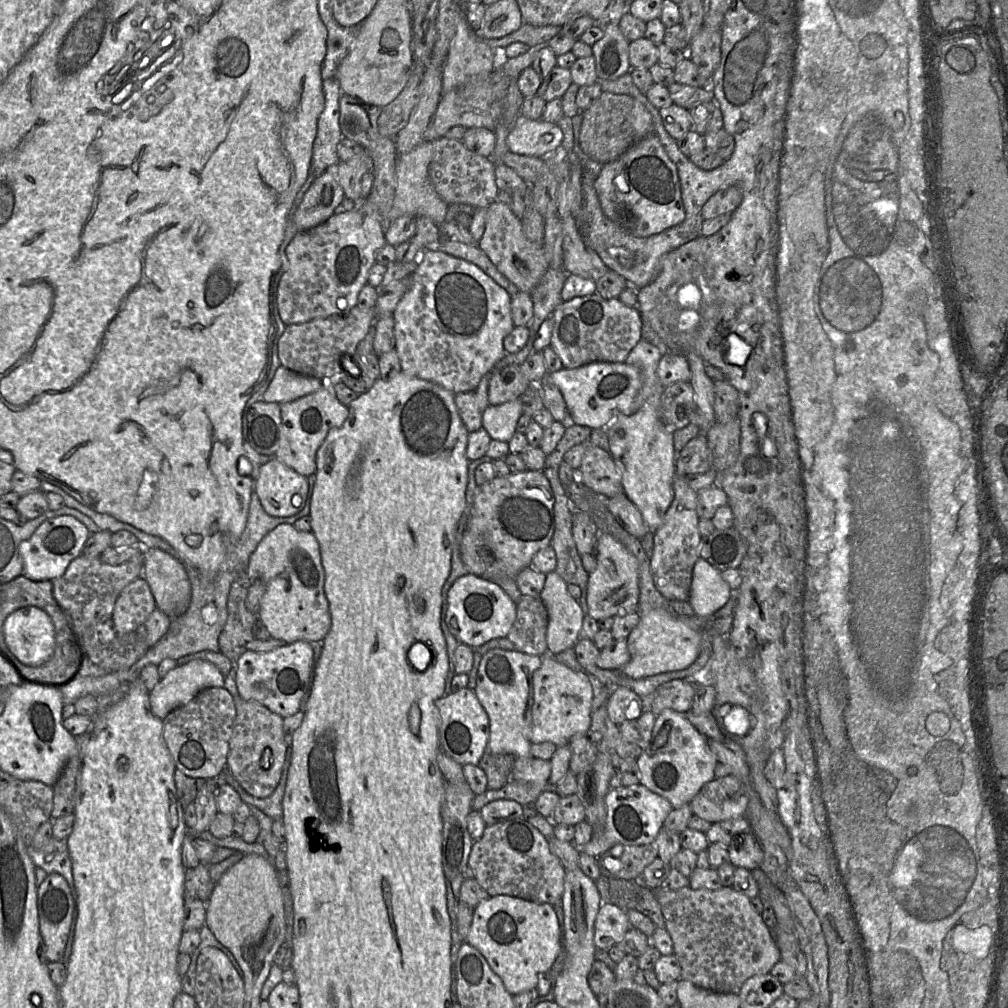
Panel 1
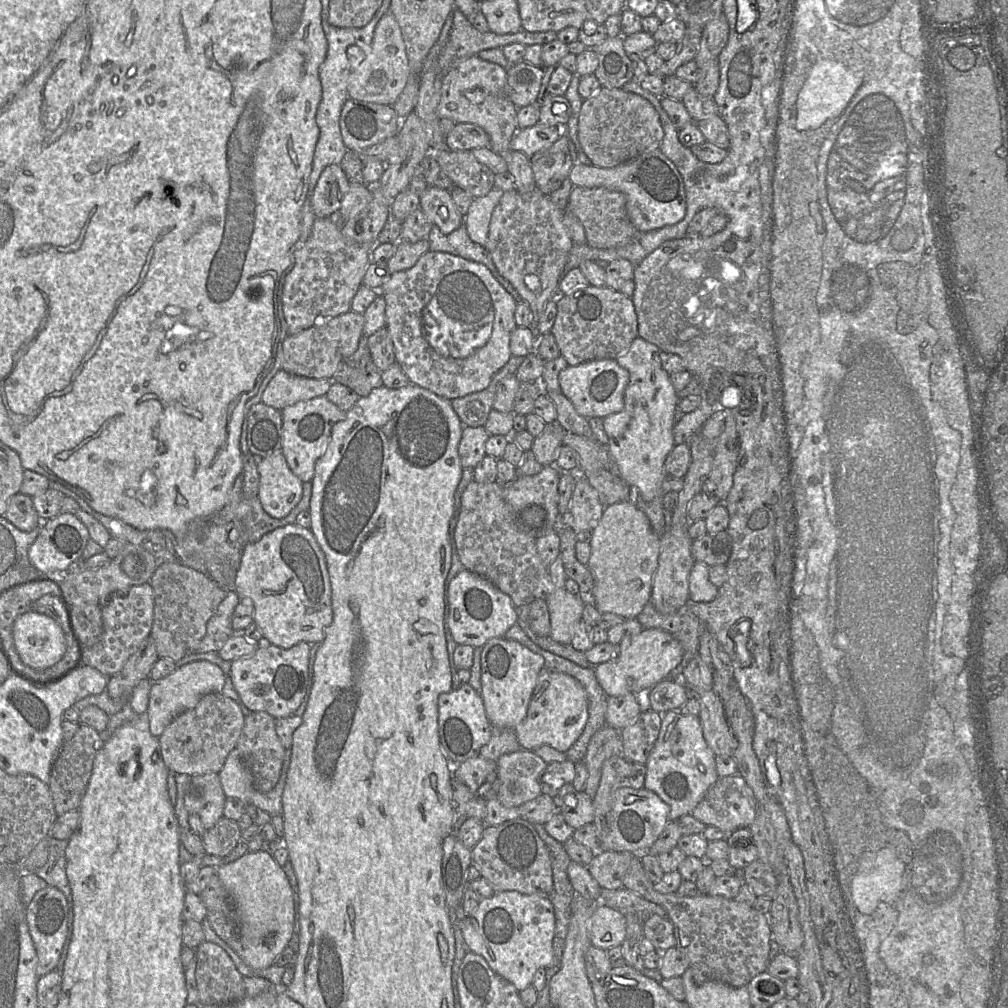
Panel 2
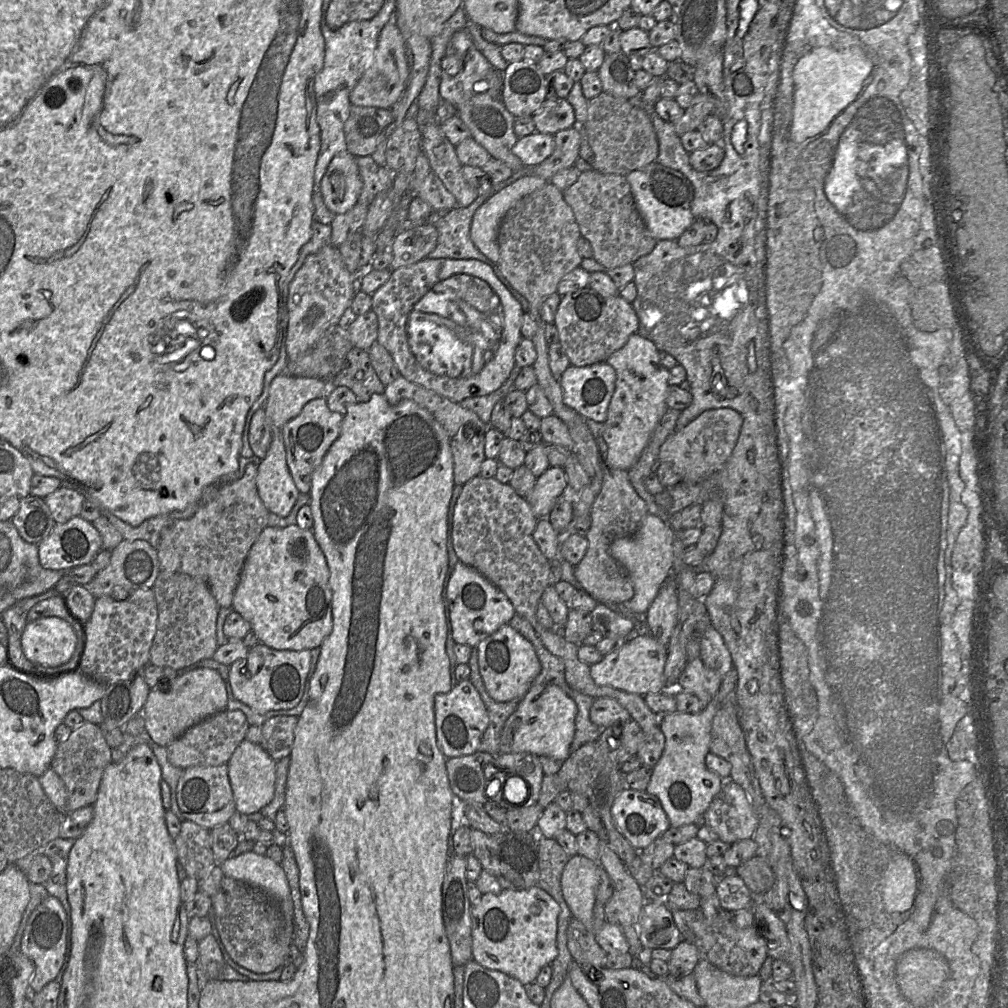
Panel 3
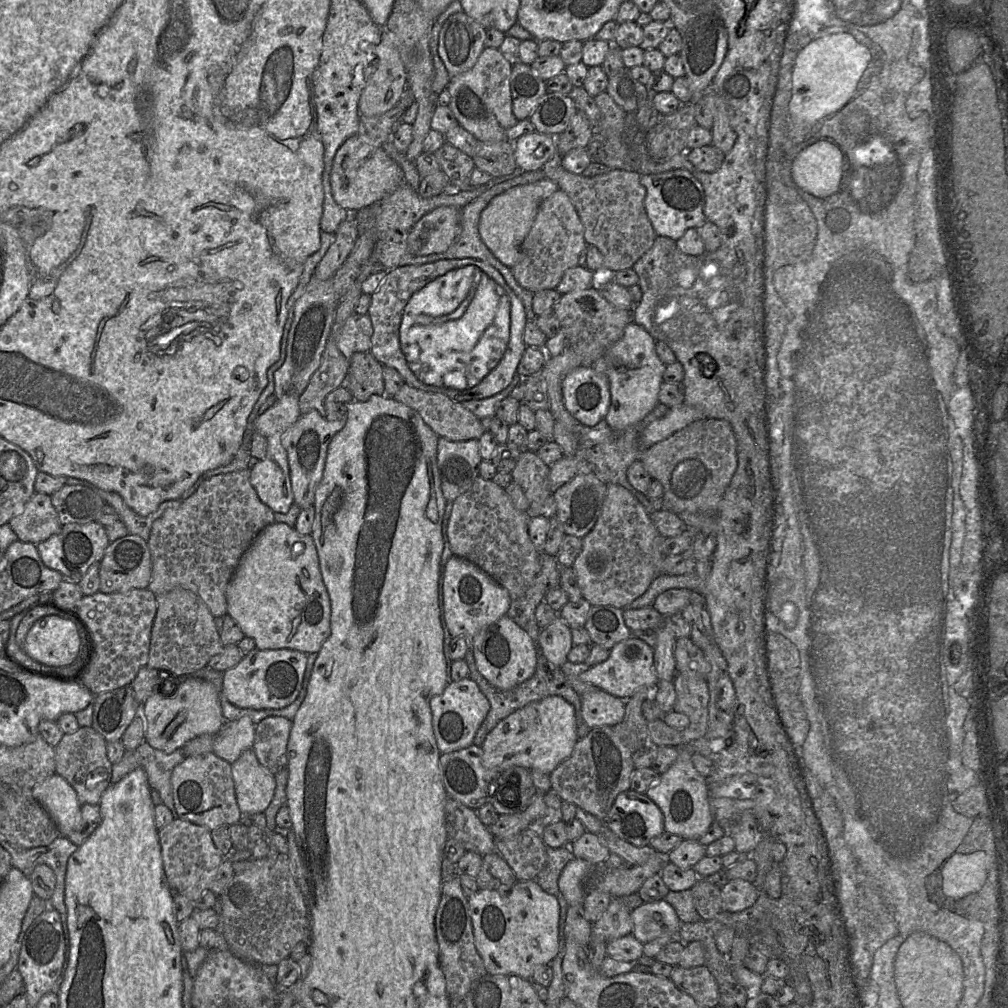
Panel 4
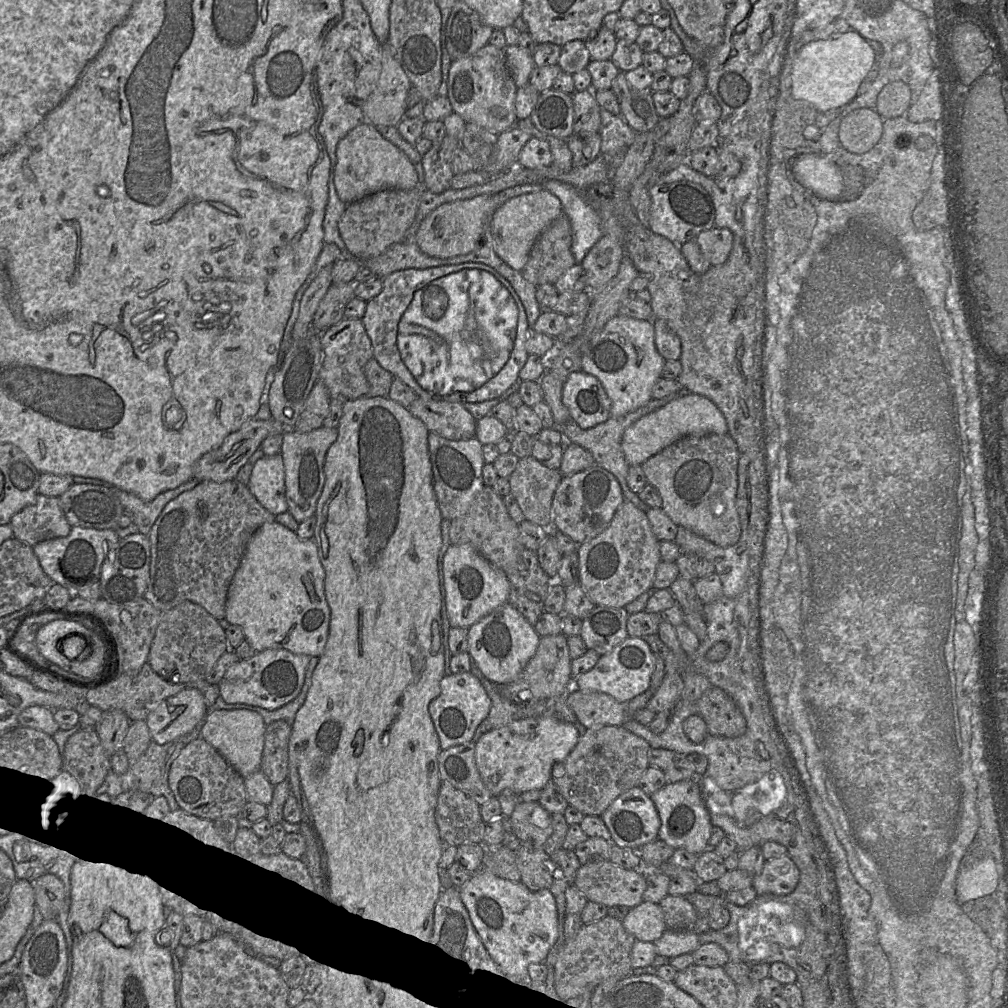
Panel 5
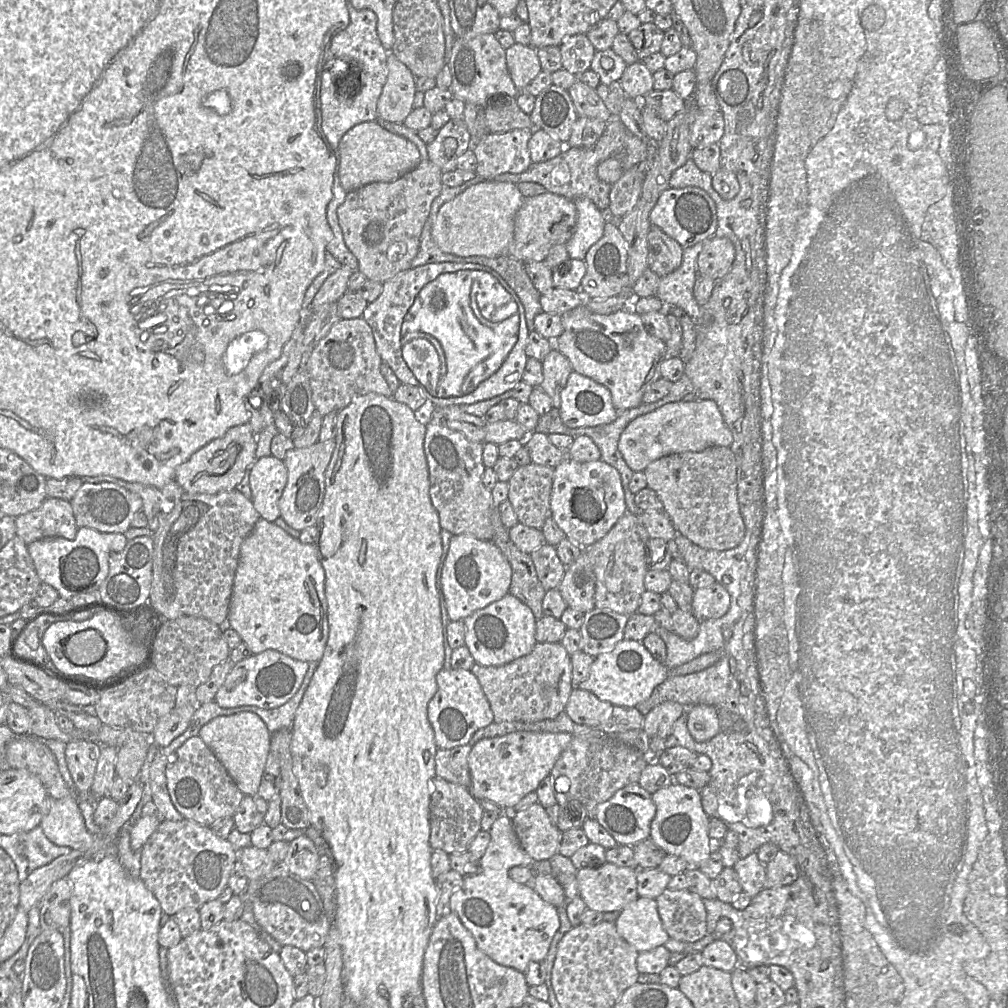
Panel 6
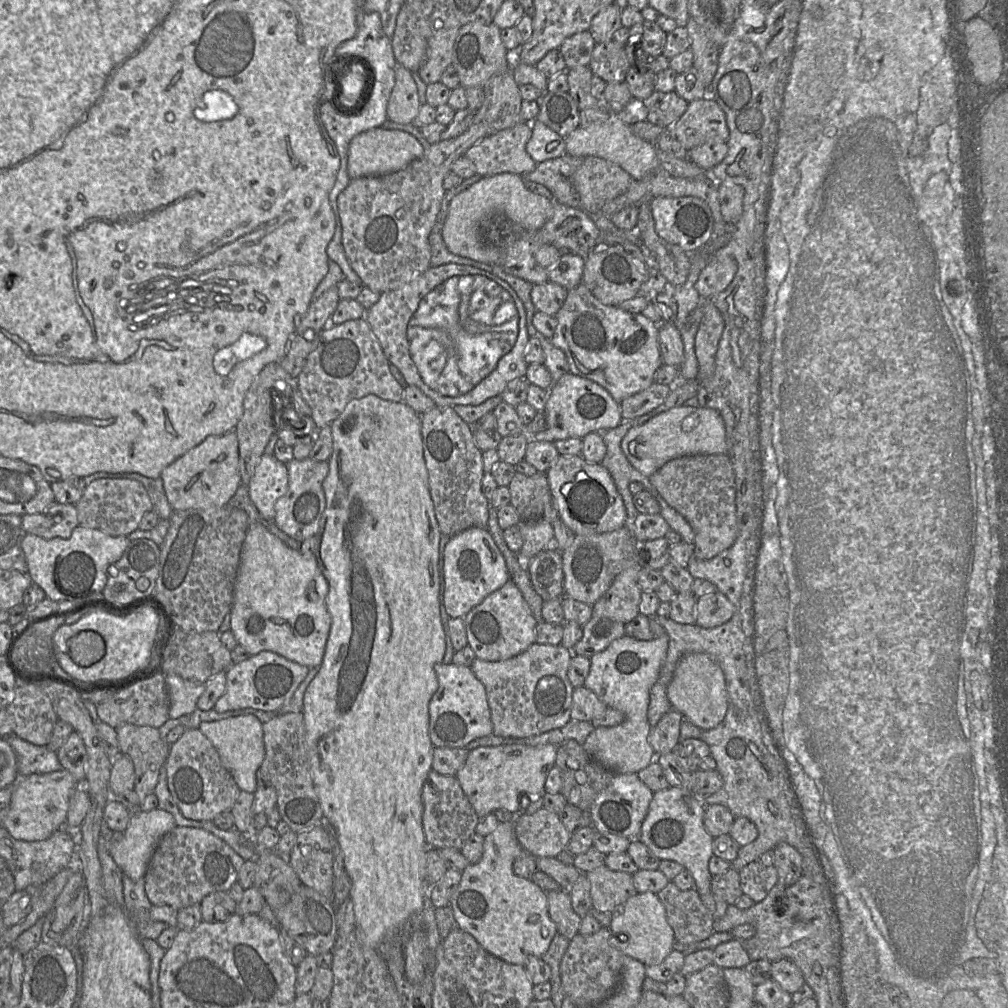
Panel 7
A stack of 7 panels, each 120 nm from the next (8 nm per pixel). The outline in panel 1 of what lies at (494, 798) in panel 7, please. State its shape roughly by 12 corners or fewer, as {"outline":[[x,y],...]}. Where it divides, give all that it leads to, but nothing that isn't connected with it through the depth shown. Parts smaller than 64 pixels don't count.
{"outline":[[541,655],[532,675],[530,742],[567,745],[586,734],[586,671]]}

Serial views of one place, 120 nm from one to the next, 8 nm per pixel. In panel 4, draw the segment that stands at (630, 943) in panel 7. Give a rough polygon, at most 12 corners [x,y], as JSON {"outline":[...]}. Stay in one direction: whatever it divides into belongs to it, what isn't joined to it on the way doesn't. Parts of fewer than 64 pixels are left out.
{"outline":[[665,899],[631,911],[632,935],[643,944],[677,936],[682,922]]}

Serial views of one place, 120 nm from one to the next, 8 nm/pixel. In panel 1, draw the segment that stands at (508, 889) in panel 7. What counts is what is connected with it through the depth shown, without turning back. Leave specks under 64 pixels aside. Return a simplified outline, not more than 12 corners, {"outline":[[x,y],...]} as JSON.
{"outline":[[508,895],[474,908],[465,942],[513,996],[561,951],[554,907]]}

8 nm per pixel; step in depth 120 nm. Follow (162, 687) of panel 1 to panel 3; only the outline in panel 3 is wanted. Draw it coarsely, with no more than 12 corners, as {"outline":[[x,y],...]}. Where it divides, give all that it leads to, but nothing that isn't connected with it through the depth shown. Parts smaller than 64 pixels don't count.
{"outline":[[198,668],[151,689],[145,732],[169,746],[227,709],[224,681]]}

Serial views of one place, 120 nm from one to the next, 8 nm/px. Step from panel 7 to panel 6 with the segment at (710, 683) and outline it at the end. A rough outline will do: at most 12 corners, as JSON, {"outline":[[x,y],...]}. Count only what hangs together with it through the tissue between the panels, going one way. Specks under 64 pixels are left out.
{"outline":[[684,706],[688,730],[697,742],[720,732],[717,708]]}

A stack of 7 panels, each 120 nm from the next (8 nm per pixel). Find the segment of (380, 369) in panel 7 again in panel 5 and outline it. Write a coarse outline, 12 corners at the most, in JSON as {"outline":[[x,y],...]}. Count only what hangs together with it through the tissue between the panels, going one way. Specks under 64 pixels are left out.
{"outline":[[361,319],[321,334],[330,400],[369,397],[373,358]]}

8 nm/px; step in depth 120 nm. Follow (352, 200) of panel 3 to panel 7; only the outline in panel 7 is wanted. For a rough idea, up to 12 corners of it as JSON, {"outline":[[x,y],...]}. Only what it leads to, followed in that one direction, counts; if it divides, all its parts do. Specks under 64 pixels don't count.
{"outline":[[382,127],[349,144],[351,180],[397,172],[424,153],[411,134]]}

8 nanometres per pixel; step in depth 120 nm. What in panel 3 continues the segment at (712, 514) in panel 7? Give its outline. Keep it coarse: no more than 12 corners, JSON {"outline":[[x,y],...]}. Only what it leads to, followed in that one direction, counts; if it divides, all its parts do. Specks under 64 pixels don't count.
{"outline":[[706,410],[666,439],[658,460],[681,483],[724,466],[741,415]]}

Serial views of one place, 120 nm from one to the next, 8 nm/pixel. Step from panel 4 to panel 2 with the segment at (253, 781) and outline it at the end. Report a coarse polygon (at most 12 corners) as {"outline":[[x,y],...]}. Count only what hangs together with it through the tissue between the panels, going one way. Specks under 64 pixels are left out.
{"outline":[[236,747],[218,774],[226,798],[250,804],[256,789]]}

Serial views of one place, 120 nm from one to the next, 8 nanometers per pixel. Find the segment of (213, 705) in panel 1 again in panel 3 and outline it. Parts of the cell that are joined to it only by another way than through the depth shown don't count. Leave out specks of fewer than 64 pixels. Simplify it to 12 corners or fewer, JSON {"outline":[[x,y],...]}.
{"outline":[[228,709],[167,746],[183,770],[227,764],[249,728]]}

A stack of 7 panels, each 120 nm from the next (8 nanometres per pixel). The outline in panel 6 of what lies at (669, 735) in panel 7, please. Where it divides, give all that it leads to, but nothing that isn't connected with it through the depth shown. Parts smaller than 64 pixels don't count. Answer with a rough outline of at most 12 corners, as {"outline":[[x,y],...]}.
{"outline":[[663,702],[645,715],[649,738],[666,739],[685,707]]}

